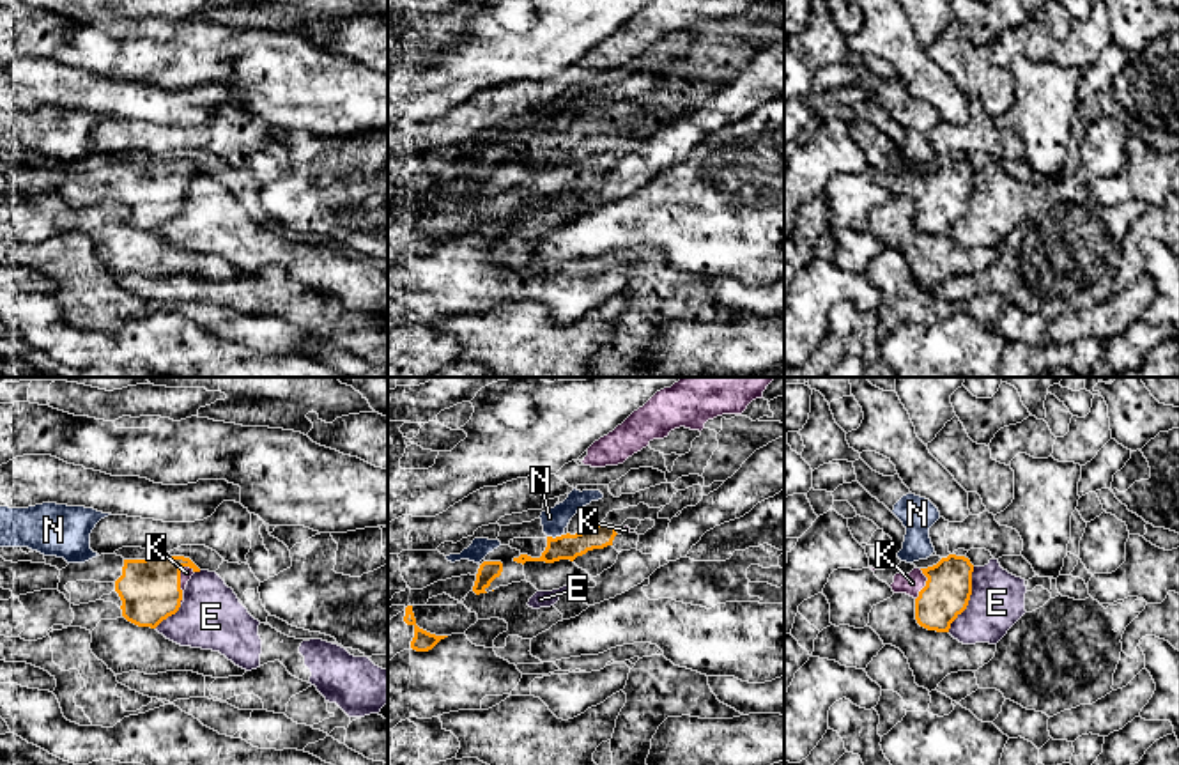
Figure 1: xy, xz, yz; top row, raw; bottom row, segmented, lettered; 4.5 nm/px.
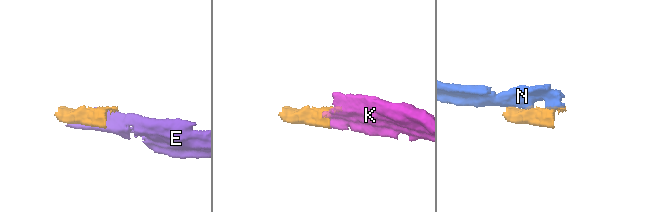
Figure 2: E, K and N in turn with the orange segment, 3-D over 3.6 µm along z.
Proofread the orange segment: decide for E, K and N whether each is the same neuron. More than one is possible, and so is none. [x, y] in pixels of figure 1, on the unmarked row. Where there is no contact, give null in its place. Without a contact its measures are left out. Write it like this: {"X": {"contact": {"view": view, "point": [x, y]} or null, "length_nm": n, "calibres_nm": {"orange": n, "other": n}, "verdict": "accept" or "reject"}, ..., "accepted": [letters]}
{"E": {"contact": {"view": "yz", "point": [969, 202]}, "length_nm": 320, "calibres_nm": {"orange": 220, "other": 240}, "verdict": "reject"}, "K": {"contact": {"view": "xy", "point": [179, 186]}, "length_nm": 180, "calibres_nm": {"orange": 280, "other": 60}, "verdict": "accept"}, "N": {"contact": {"view": "xz", "point": [556, 140]}, "length_nm": 80, "calibres_nm": {"orange": 110, "other": 120}, "verdict": "reject"}, "accepted": ["K"]}

